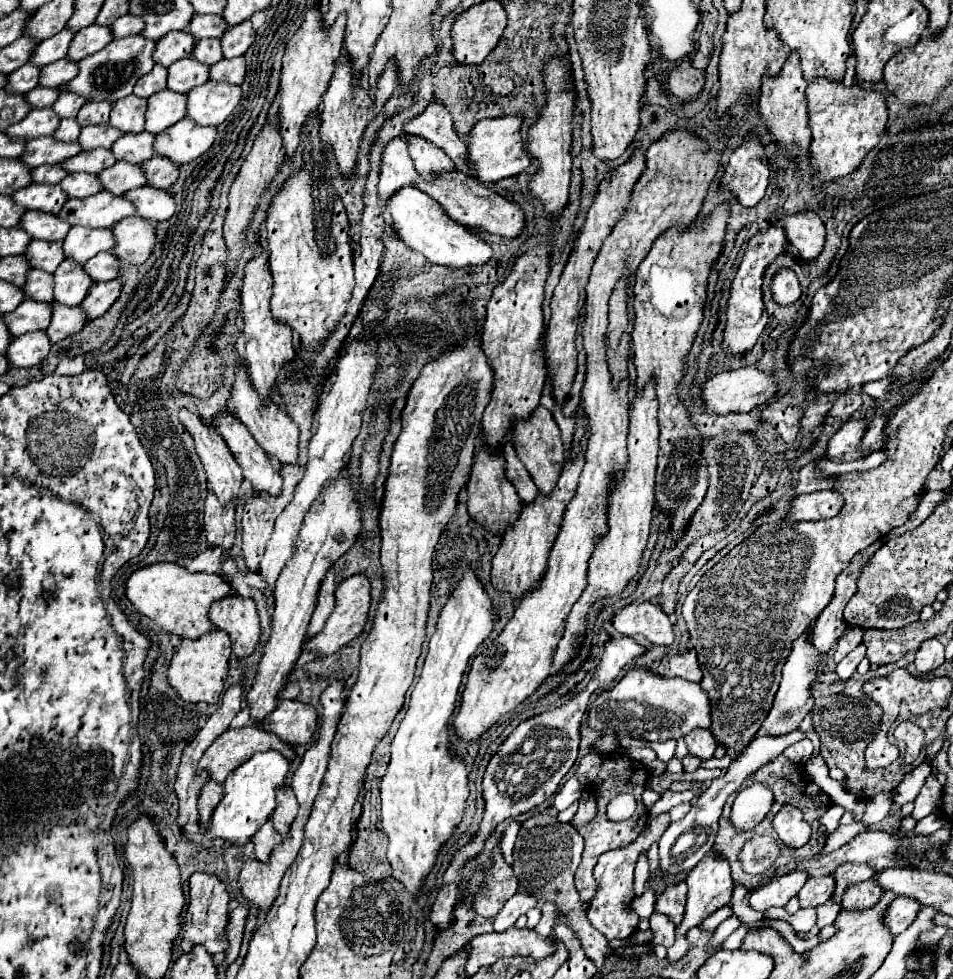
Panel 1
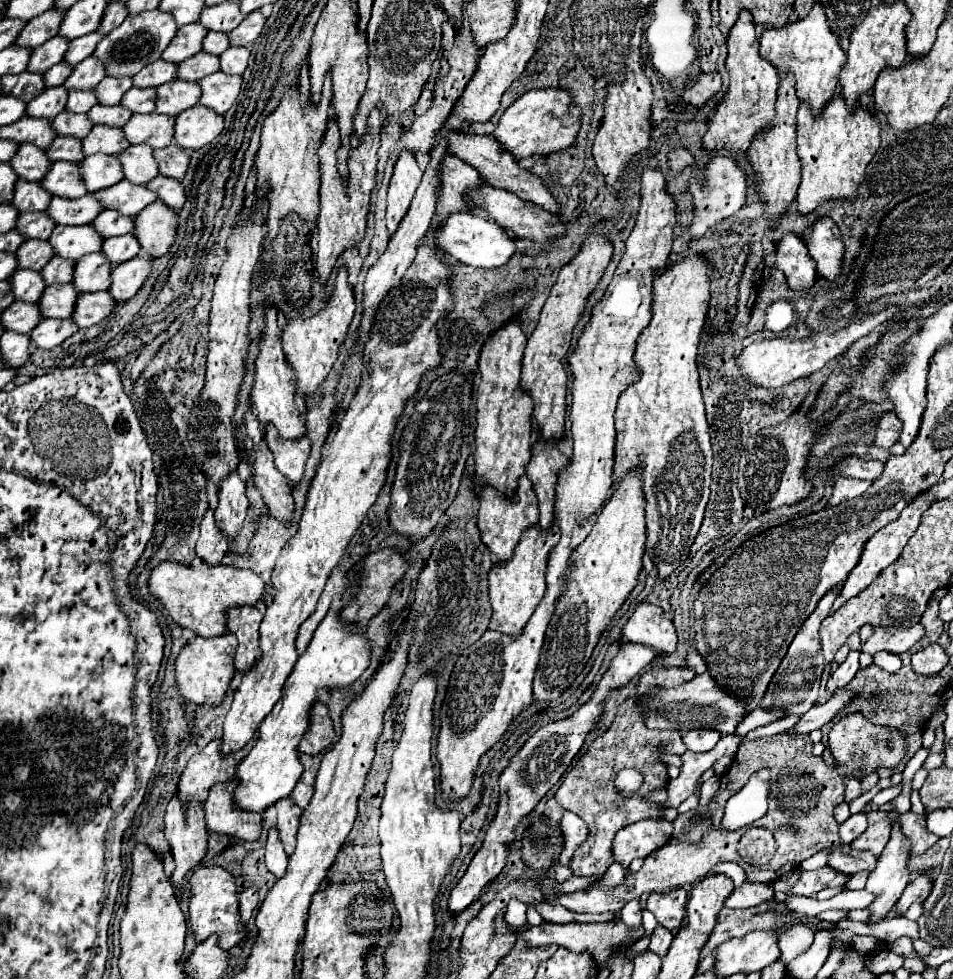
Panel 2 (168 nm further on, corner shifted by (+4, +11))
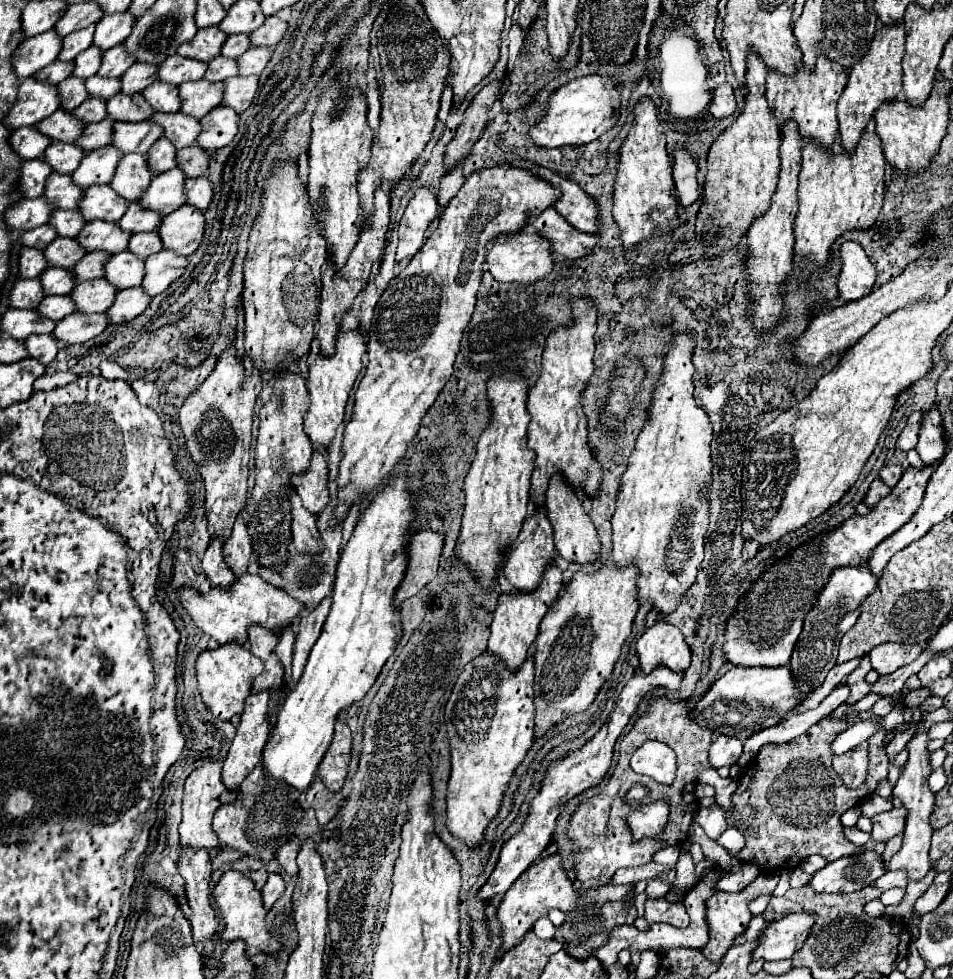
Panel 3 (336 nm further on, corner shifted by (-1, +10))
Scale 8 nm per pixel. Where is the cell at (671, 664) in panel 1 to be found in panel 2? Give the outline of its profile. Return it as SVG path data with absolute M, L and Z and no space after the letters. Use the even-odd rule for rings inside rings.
M653 665L651 669L647 669L641 675L637 693L633 697L629 697L625 703L619 705L617 715L613 719L613 725L603 731L597 739L591 741L587 753L579 755L575 759L575 765L571 765L565 775L563 781L555 793L555 799L559 805L567 807L569 811L573 811L575 815L579 815L585 823L587 823L587 839L585 843L581 843L571 859L571 871L573 875L597 875L597 873L605 873L607 867L613 863L611 857L611 841L615 837L615 833L623 827L627 827L629 823L635 823L639 819L645 817L653 817L657 811L657 803L645 801L645 795L657 787L661 787L659 783L669 783L669 775L667 775L667 767L659 761L659 755L663 753L659 749L659 745L663 743L671 743L671 747L667 749L667 753L681 753L685 751L685 745L681 741L679 731L651 731L645 727L645 723L641 721L643 717L637 713L637 697L643 697L649 693L651 687L661 685L661 687L675 687L681 685L685 681L689 681L695 675L693 667L665 667L665 665ZM621 769L637 769L643 775L643 785L639 787L639 791L631 797L625 797L617 787L615 787L615 775Z

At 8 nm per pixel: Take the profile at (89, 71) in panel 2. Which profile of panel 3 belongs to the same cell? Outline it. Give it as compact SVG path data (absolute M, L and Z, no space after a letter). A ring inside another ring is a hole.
M114 46L104 52L102 66L100 66L100 76L122 76L130 66L134 64L132 54L126 50L126 46Z

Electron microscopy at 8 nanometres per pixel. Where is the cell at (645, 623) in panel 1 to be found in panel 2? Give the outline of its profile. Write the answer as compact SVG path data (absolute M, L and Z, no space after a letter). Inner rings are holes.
M639 603L623 625L623 637L633 643L653 647L657 653L669 653L677 647L677 633L663 609L651 603Z

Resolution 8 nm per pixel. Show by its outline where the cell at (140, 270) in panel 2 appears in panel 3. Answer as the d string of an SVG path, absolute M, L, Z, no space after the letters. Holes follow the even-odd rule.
M160 250L146 258L146 276L142 288L150 296L162 294L172 282L176 282L188 268L188 258L174 254L172 250Z

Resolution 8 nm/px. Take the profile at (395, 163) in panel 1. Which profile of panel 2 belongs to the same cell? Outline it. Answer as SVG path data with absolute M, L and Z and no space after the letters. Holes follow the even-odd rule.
M401 151L395 163L391 181L389 181L389 189L387 189L387 229L389 233L395 233L397 225L407 213L413 193L417 191L417 185L421 183L421 177L423 177L423 171L419 169L415 155L409 151Z

